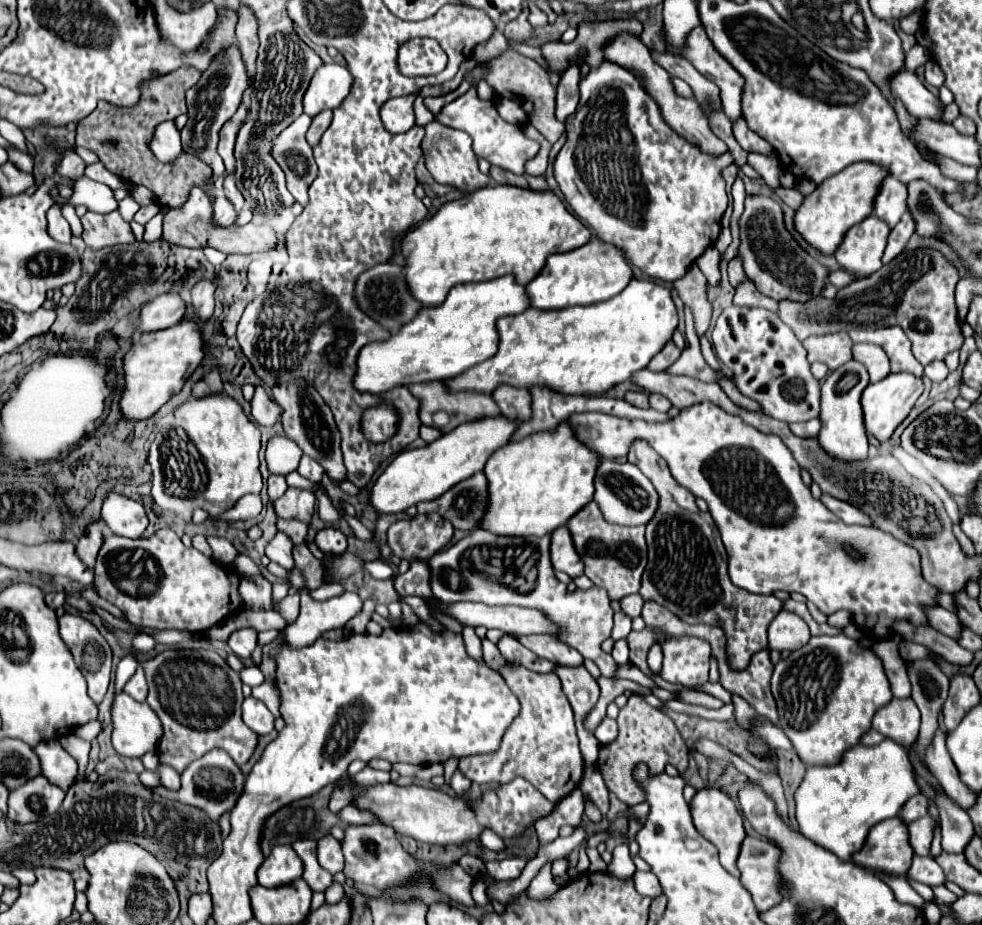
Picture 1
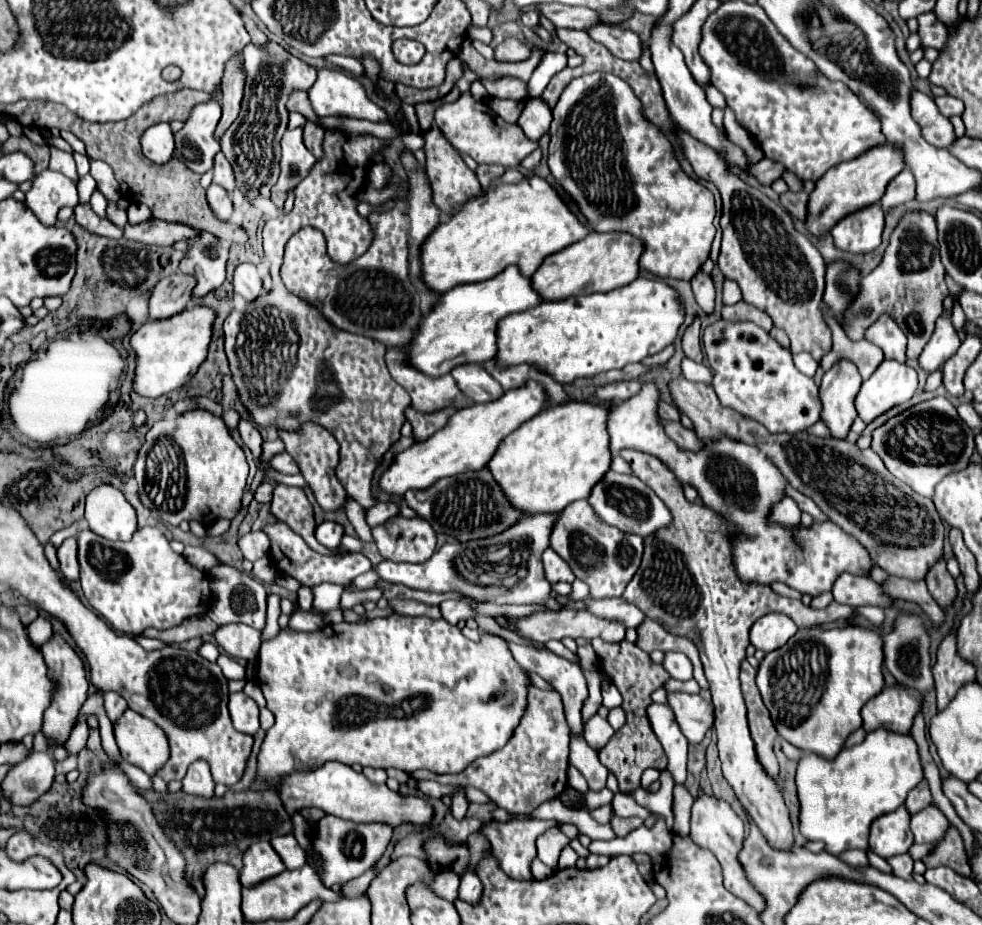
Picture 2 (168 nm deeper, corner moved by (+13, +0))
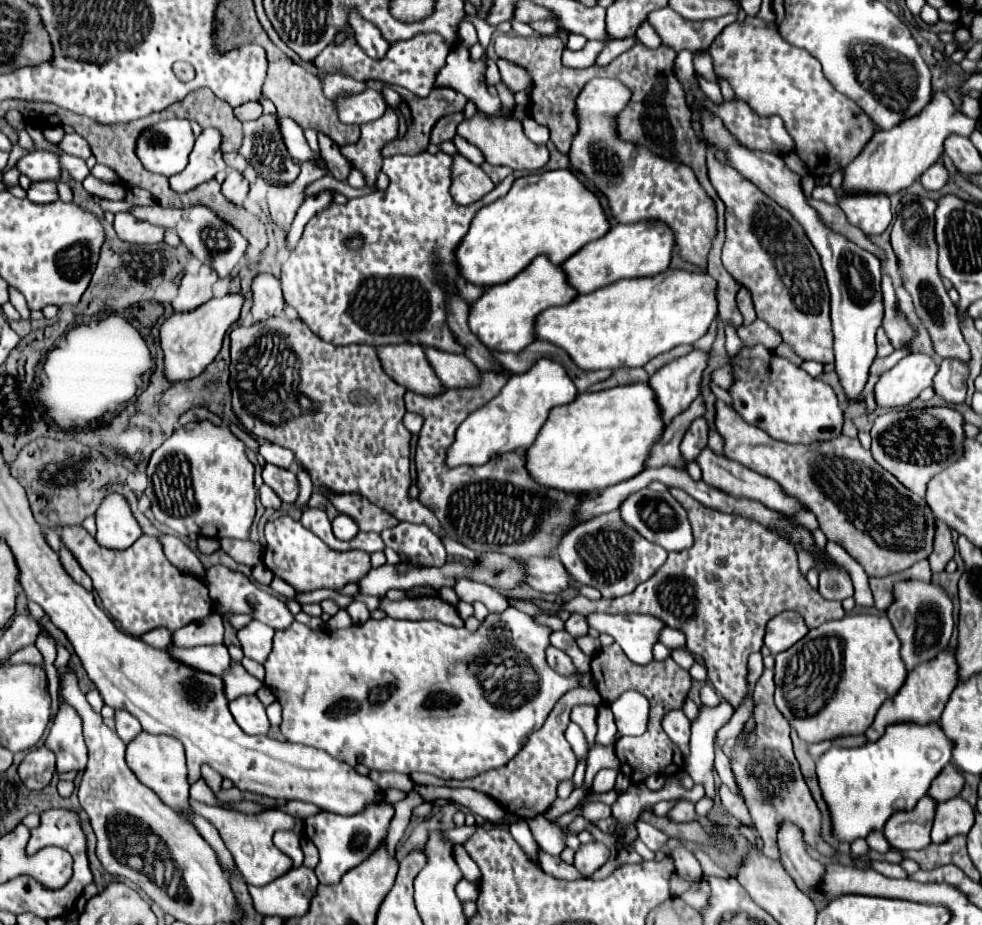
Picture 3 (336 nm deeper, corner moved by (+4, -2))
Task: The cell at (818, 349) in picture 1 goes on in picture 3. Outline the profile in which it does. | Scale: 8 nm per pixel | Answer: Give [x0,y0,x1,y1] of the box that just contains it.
[707,151,833,365]

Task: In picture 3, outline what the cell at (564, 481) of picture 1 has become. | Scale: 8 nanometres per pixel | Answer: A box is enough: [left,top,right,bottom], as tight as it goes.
[527,381,665,493]

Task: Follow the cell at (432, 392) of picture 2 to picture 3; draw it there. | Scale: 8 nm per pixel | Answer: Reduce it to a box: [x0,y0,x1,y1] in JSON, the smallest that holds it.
[375,345,443,395]

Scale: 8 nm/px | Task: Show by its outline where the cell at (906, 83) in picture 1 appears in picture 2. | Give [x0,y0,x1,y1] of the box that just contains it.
[910,91,956,147]

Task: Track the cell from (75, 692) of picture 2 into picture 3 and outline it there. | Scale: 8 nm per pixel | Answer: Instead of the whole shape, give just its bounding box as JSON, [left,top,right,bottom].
[47,705,87,771]

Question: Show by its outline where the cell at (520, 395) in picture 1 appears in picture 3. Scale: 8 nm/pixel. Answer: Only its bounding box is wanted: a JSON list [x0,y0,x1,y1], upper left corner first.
[423,347,479,389]

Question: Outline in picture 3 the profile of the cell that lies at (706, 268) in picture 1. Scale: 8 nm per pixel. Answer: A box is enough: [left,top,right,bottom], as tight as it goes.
[725,327,743,357]

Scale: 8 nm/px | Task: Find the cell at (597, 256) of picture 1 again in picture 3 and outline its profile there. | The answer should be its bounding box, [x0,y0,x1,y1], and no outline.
[563,219,675,293]

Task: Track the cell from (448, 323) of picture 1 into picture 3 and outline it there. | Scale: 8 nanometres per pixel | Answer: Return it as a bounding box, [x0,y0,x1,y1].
[469,255,579,353]

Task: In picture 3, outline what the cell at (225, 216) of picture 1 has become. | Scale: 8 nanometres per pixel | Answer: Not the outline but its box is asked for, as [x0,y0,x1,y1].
[223,171,249,203]

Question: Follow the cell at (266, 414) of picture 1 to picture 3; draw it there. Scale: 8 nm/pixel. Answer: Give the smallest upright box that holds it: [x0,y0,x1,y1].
[263,465,299,503]

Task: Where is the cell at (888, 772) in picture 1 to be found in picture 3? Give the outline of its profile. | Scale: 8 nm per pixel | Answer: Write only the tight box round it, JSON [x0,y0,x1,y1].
[817,723,953,841]

